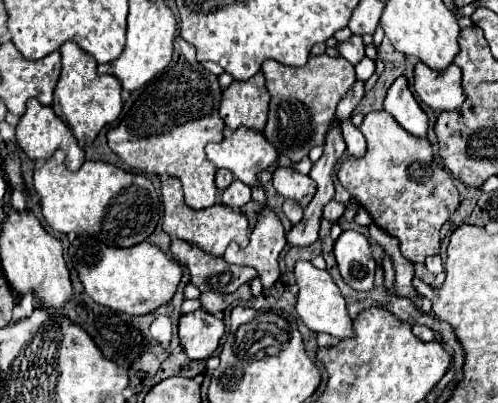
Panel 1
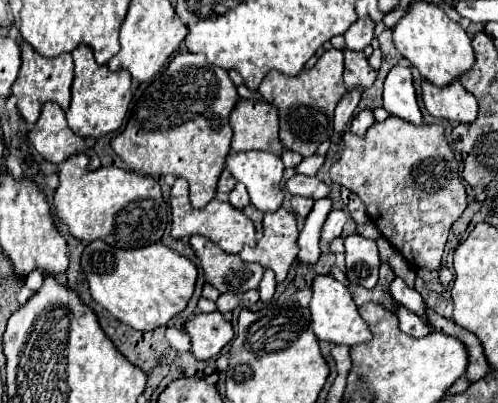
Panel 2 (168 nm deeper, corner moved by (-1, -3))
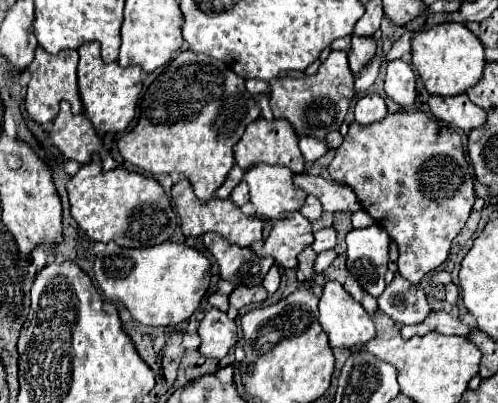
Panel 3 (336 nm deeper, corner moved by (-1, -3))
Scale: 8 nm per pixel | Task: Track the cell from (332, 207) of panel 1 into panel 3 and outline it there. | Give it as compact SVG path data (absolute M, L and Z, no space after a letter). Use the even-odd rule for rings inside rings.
M333 227L315 231L315 241L313 241L313 249L315 249L315 253L333 249L335 245L337 245L337 231L335 231Z

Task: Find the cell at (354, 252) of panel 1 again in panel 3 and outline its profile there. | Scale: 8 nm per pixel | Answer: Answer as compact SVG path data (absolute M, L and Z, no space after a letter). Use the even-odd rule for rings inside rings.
M377 223L347 233L347 269L373 297L379 297L385 289L383 275L387 271L389 243L387 231Z

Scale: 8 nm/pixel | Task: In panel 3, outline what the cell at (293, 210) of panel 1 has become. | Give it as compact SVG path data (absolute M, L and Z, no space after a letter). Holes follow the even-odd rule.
M307 197L305 203L303 203L303 207L301 207L301 213L303 213L309 221L319 219L319 217L321 217L321 211L323 211L323 207L321 207L319 199L315 199L315 197Z

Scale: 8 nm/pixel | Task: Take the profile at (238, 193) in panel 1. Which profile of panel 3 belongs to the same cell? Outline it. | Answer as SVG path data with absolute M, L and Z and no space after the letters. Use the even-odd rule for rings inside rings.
M241 181L241 183L233 189L231 201L233 201L237 207L243 207L243 205L249 201L249 191L247 191L247 183L245 183L245 181Z

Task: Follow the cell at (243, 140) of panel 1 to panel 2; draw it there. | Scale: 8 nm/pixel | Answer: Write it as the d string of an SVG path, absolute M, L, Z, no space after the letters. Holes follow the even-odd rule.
M245 151L231 153L225 159L227 169L241 181L251 193L251 203L261 213L271 213L281 209L285 193L281 191L283 179L283 161L277 155L263 151Z

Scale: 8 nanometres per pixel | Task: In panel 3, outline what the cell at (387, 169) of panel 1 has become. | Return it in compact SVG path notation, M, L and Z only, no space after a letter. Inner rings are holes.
M399 111L385 115L381 121L371 123L371 127L351 123L349 133L329 163L329 175L333 181L351 187L363 209L397 243L399 275L411 283L419 283L427 273L435 271L447 259L451 241L463 229L475 203L473 169L465 159L461 137L455 133L455 129L441 125L421 111Z

